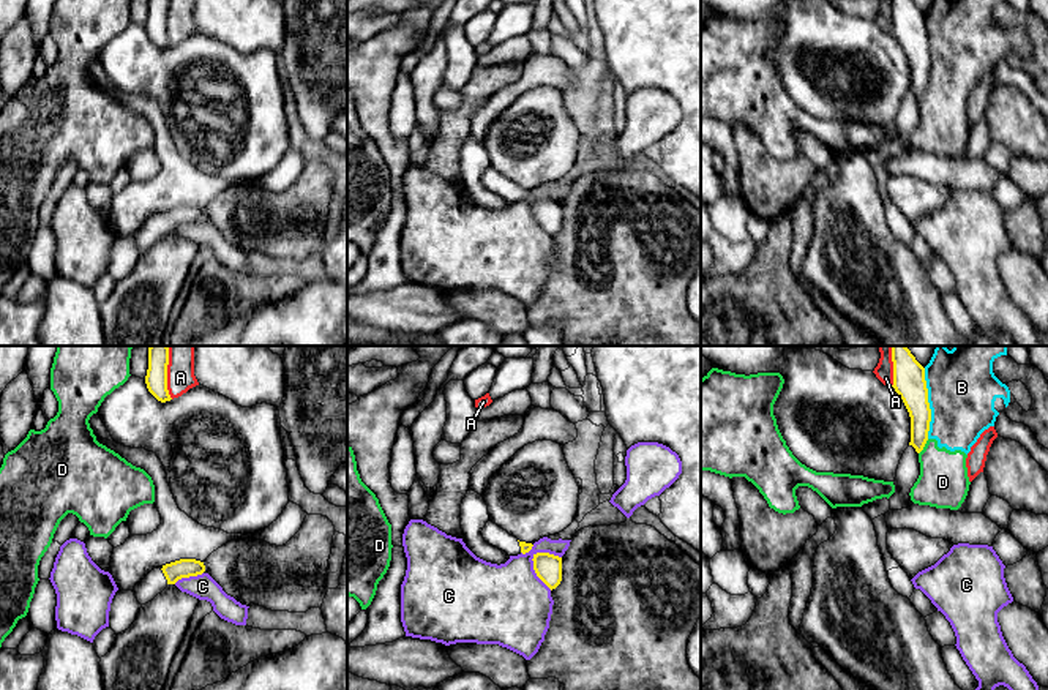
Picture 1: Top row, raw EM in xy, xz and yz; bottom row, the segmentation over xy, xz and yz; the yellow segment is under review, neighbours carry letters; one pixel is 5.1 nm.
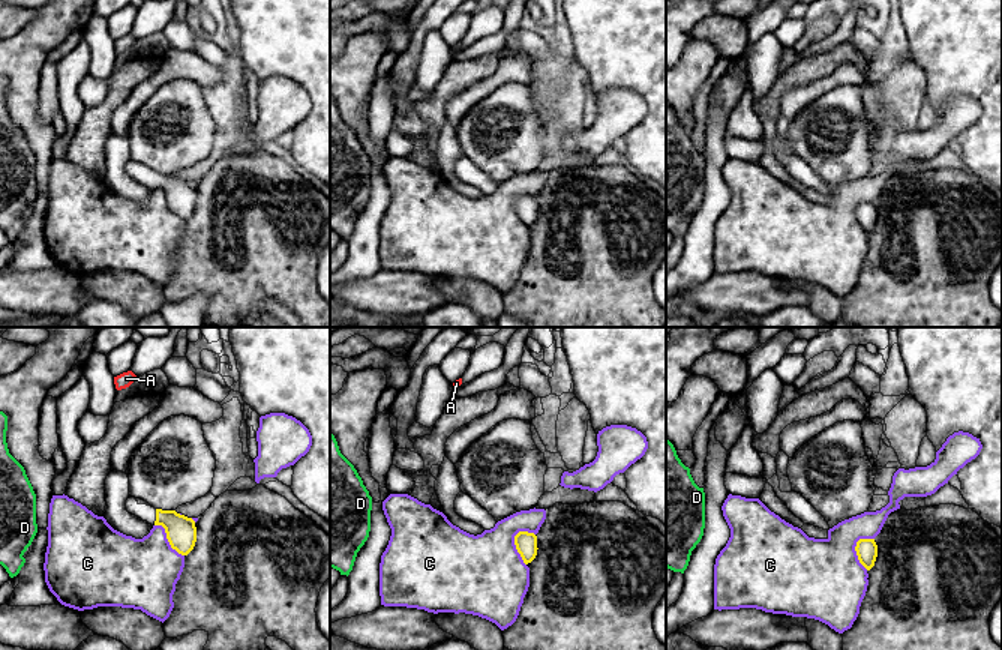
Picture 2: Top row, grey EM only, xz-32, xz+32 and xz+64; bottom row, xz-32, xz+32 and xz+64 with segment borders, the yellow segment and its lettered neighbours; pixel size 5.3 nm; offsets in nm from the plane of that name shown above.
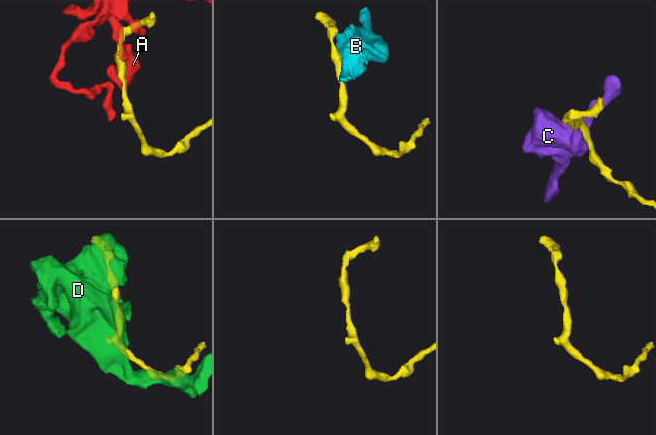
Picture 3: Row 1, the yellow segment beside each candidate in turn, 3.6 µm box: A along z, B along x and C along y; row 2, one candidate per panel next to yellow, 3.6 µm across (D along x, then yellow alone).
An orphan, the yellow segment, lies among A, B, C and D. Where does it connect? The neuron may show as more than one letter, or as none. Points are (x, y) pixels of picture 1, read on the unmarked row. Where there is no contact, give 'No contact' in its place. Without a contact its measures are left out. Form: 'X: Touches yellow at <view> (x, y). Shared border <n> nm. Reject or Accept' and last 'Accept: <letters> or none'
A: Touches yellow at xy (166, 22). Shared border 240 nm. Reject
B: Touches yellow at yz (928, 49). Shared border 360 nm. Reject
C: Touches yellow at xz (534, 215). Shared border 220 nm. Reject
D: Touches yellow at yz (924, 92). Shared border 90 nm. Reject
Accept: none

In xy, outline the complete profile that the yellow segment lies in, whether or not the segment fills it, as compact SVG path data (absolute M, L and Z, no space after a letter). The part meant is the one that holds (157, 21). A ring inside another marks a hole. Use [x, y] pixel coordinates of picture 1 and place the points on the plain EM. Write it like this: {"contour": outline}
{"contour": "M148 0L145 30L148 38L161 49L170 47L167 36L169 0Z"}

